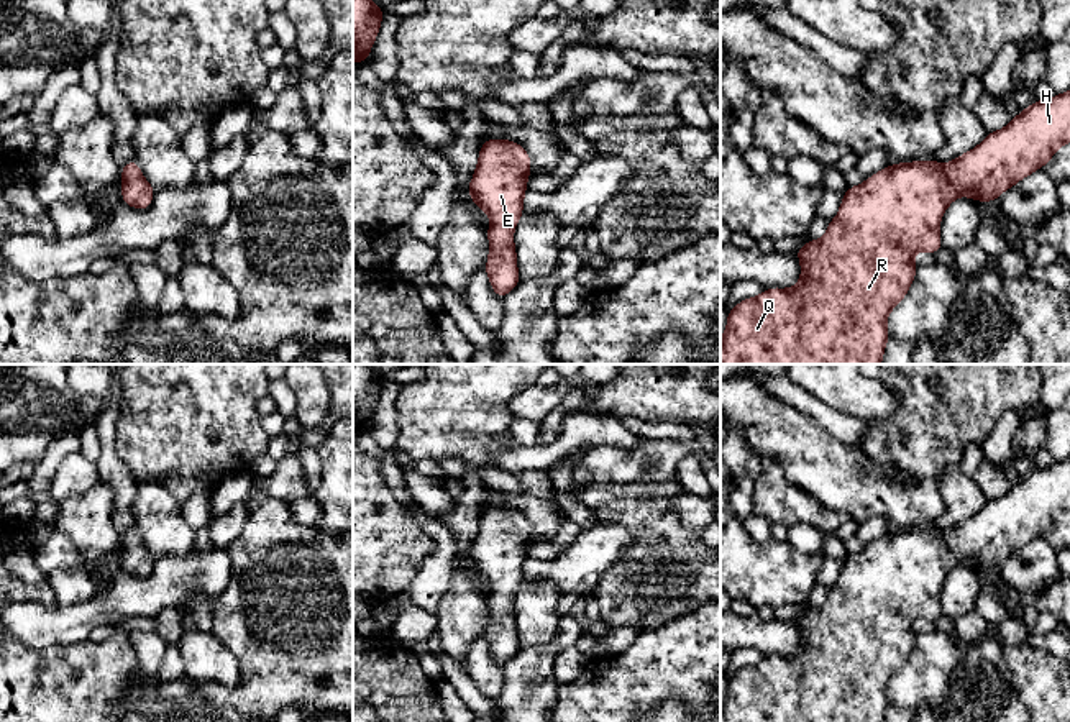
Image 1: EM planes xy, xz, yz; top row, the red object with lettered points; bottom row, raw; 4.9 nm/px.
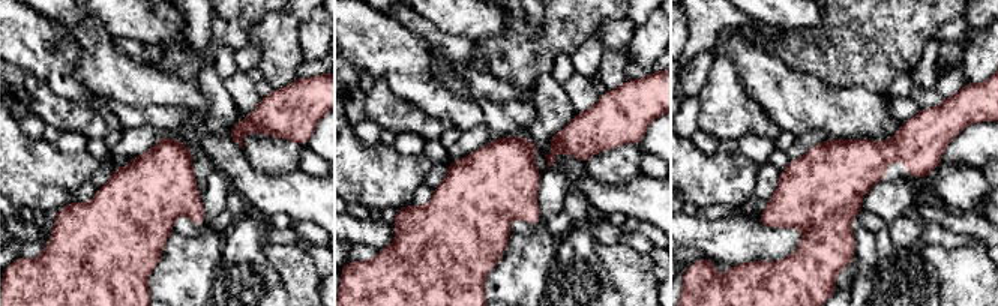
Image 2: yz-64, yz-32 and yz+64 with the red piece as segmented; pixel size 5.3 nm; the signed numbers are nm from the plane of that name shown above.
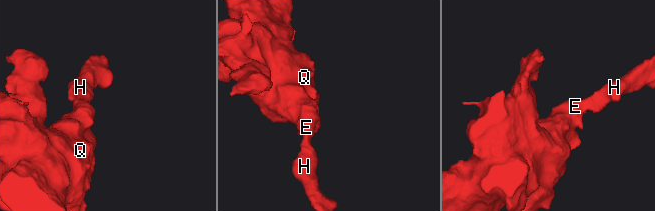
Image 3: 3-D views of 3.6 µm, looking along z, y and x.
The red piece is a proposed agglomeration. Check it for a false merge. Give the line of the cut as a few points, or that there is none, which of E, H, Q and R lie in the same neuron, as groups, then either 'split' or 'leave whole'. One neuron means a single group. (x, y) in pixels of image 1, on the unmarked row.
no cut | E H Q R | leave whole

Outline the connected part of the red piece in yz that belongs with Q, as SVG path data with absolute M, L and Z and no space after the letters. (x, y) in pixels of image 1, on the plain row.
M1070 458L1047 468L1037 466L1011 486L1008 494L986 500L976 515L945 533L935 527L889 532L860 553L847 555L839 581L827 591L824 605L809 607L794 619L801 630L799 650L791 656L765 656L727 679L720 722L883 722L889 707L886 686L908 663L917 640L912 624L921 617L935 624L944 615L939 596L947 574L960 563L976 569L996 569L1004 558L1049 532L1054 520L1067 510Z

